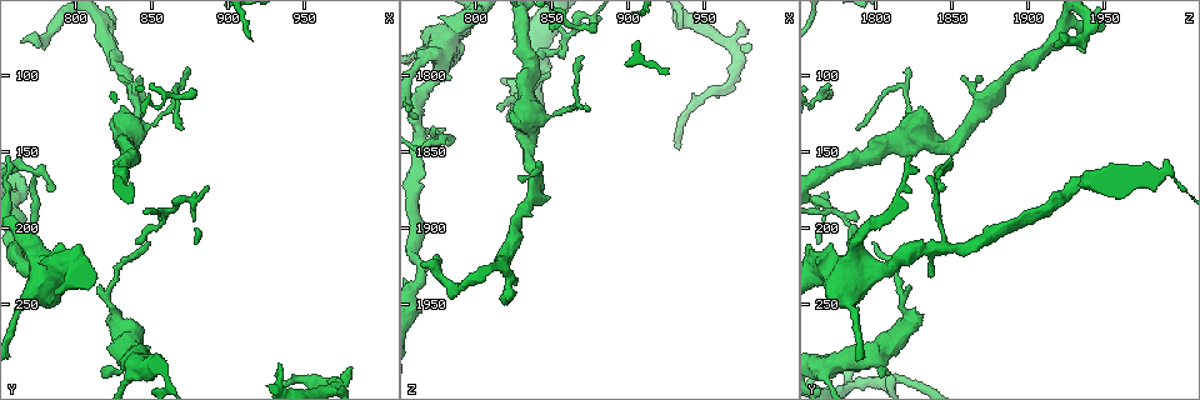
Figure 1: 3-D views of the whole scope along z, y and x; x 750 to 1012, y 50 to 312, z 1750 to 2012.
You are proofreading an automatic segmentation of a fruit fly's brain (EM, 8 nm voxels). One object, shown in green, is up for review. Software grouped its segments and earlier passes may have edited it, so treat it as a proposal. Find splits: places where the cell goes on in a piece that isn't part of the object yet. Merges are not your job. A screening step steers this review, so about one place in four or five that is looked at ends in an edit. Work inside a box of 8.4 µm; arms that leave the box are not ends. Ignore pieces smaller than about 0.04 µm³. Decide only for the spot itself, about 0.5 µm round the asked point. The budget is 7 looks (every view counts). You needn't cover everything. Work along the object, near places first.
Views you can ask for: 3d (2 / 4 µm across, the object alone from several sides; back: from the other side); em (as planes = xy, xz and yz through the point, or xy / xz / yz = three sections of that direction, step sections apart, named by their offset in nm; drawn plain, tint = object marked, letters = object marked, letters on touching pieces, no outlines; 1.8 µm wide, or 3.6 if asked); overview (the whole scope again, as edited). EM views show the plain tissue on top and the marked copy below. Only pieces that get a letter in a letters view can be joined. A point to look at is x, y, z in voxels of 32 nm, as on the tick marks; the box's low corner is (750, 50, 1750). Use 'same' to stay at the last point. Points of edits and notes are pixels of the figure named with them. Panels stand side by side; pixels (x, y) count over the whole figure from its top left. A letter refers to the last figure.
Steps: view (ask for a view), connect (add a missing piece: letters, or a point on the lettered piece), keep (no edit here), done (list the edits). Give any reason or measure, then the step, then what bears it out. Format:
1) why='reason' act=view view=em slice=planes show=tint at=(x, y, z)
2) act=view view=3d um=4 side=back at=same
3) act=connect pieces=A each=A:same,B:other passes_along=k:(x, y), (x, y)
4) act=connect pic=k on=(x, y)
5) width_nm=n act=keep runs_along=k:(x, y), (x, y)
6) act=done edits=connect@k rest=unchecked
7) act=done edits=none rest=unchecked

why='free end' act=view view=3d um=2 at=(826, 82, 1938)

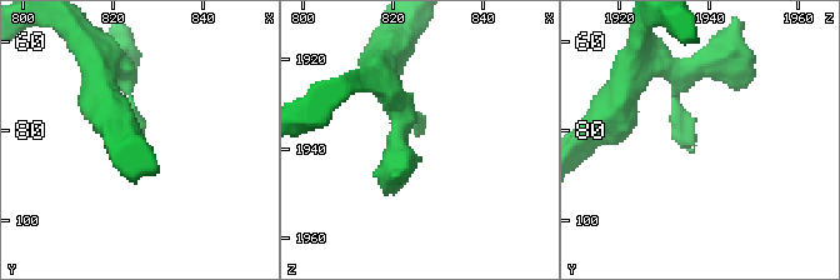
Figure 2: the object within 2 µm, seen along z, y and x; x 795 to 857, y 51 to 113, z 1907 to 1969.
why='now the EM' act=view view=em slice=planes show=letters at=(826, 83, 1937)

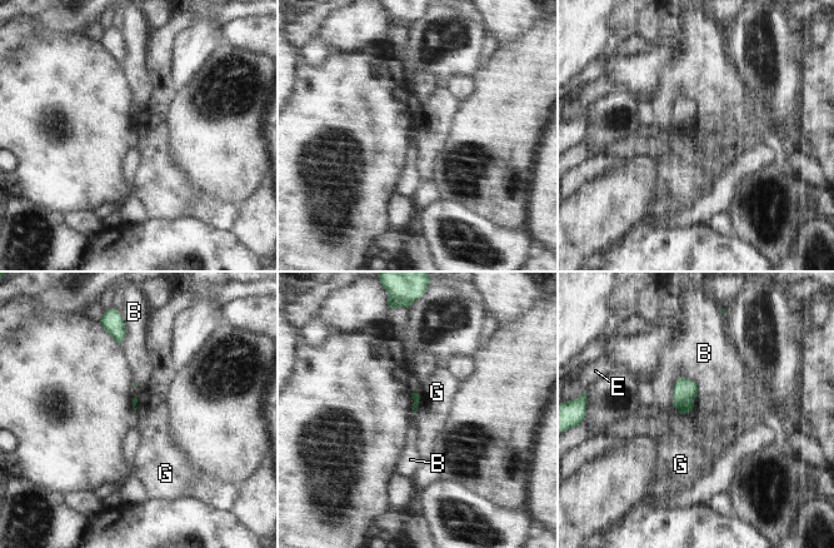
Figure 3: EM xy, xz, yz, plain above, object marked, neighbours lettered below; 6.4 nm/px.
act=keep each=B:other,E:other,G:other border=3:(697, 395), (693, 408), (680, 414) found='none of them fits'

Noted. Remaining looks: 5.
why='thin end' act=view view=3d um=4 at=(784, 176, 1842)

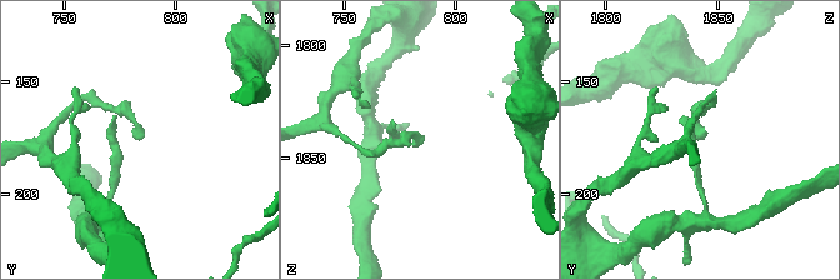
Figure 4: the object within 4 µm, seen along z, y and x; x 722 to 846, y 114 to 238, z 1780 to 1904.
why='need the tissue' act=view view=em slice=xz step=4 show=letters at=(785, 176, 1841)

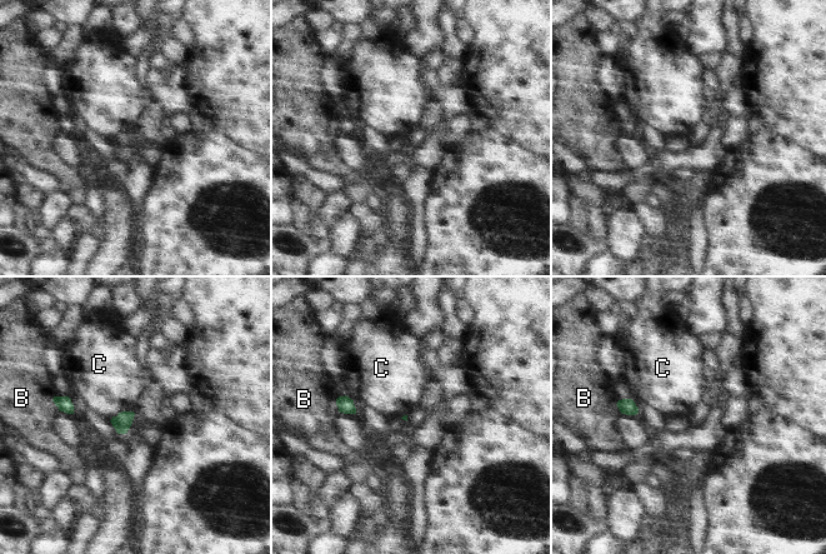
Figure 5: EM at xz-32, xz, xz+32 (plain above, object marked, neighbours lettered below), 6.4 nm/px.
why='another direction' act=view view=em slice=planes show=letters at=same

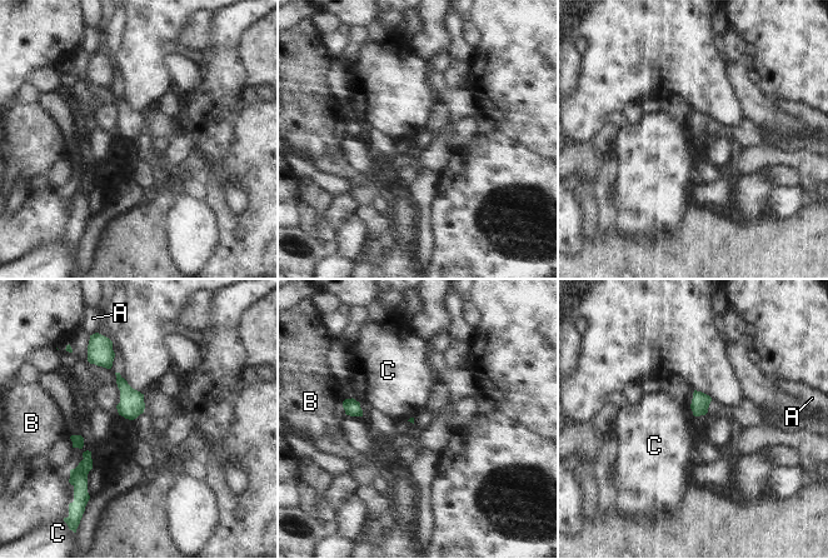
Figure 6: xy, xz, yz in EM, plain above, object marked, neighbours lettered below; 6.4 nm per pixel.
longest_contact=B:110nm act=keep each=A:other,B:other,C:other found='none of them fits'

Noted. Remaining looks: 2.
why='branch stops here' act=view view=em slice=xy step=4 show=letters at=(774, 80, 1918)

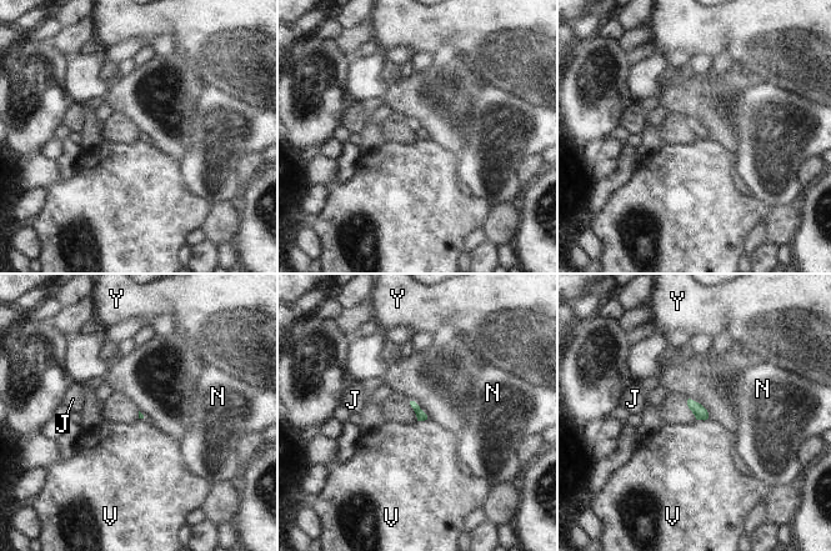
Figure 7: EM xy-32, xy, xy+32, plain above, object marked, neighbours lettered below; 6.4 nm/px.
longest_contact=V:80nm act=keep each=J:other,N:other,V:other,Y:other border=7:(707, 417), (696, 420) found='none of them fits'

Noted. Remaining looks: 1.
act=done edits=none rest=unchecked

